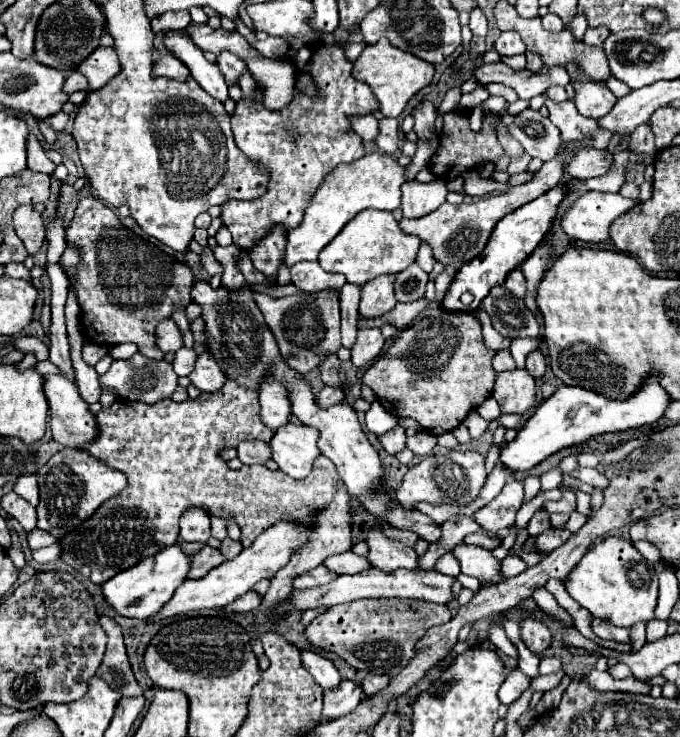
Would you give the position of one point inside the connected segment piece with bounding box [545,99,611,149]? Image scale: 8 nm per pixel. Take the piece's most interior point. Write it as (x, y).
(571, 123)

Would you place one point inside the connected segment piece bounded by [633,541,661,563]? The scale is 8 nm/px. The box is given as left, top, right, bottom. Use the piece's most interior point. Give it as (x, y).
(648, 551)

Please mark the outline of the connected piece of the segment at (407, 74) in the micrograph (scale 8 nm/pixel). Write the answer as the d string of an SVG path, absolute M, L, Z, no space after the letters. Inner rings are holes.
M381 39L375 45L365 45L363 53L353 63L353 77L367 83L379 101L379 111L385 117L399 117L407 105L407 101L425 85L431 83L435 67L407 51L393 47L387 39Z

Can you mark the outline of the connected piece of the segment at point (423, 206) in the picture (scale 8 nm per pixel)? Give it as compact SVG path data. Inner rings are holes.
M433 179L429 183L407 181L401 185L401 193L403 217L423 217L445 203L449 189L441 179Z

